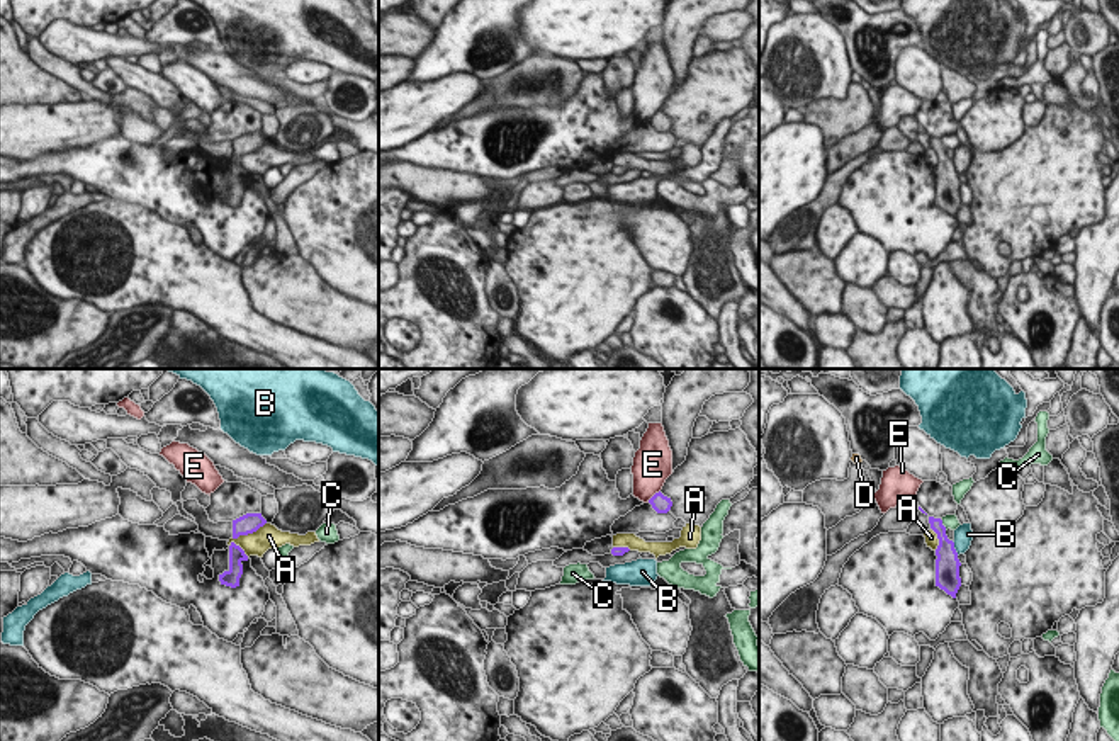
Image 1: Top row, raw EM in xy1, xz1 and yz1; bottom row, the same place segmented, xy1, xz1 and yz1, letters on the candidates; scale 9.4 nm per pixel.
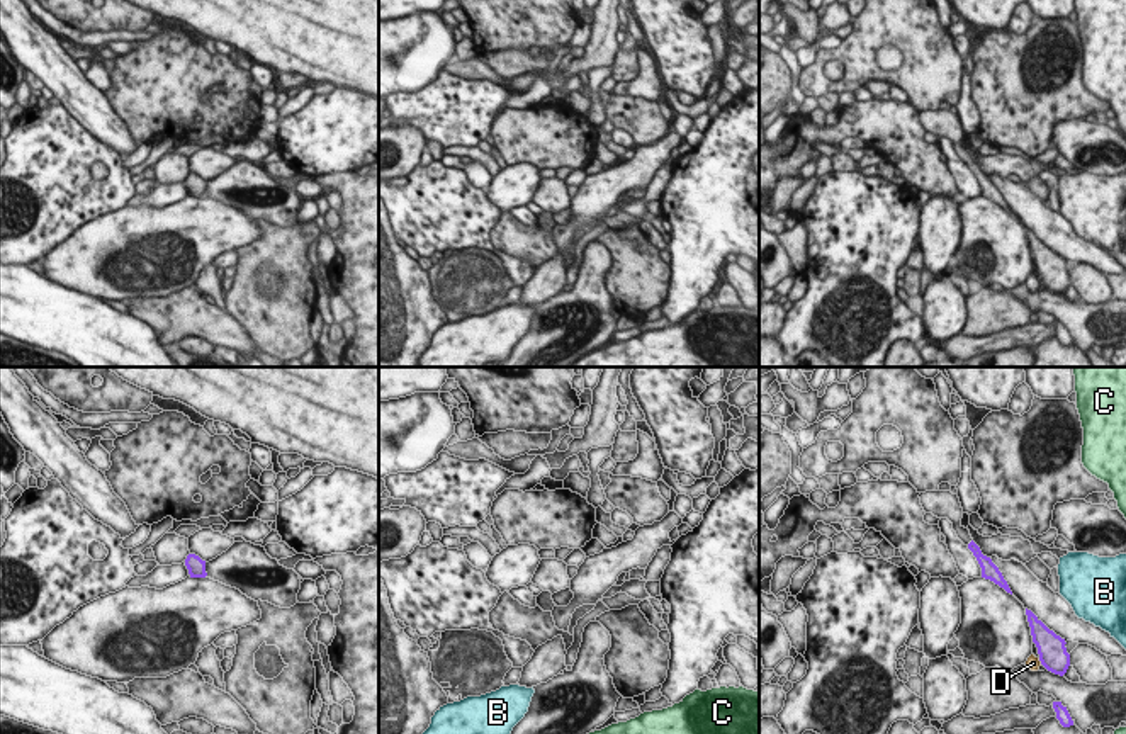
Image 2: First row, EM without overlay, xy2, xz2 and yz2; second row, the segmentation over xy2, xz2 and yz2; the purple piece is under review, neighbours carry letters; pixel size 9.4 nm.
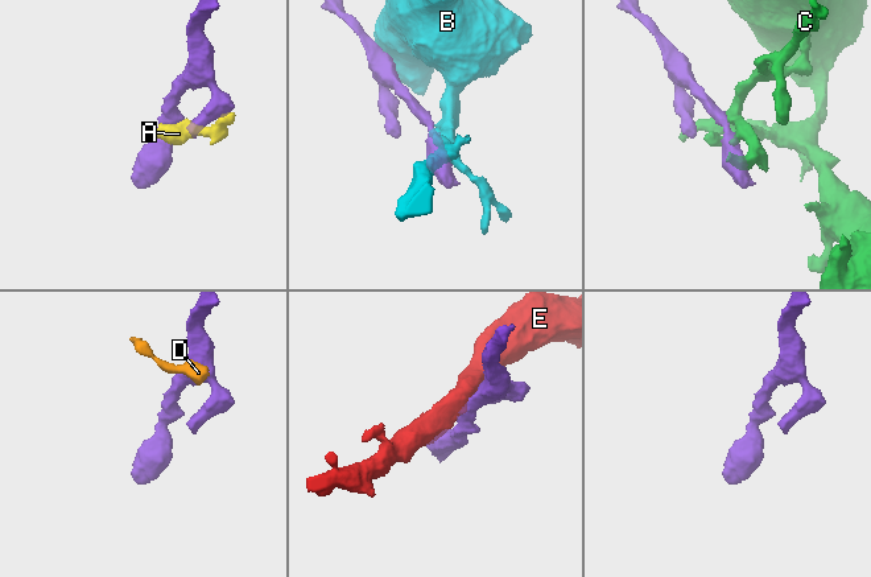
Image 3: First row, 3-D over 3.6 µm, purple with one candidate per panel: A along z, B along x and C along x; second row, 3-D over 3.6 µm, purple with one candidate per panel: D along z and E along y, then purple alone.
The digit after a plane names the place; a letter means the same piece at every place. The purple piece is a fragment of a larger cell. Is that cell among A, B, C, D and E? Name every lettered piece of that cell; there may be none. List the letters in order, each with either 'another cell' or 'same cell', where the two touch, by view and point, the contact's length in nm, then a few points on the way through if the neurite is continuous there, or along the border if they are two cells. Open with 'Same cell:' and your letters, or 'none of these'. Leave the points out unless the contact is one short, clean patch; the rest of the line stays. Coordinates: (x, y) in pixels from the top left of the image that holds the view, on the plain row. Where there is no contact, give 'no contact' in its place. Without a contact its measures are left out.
Same cell: none of these
A: another cell; meets purple in xy1 at (247, 153); contact 420 nm long; border along xy1 (265, 141), (252, 152), (240, 153), (230, 165)
B: another cell; meets purple in yz1 at (953, 167); contact 160 nm long; border along yz1 (951, 160), (958, 174)
C: another cell; meets purple in yz1 at (943, 145); contact 110 nm long; border along yz1 (941, 140), (946, 148)
D: another cell; meets purple in yz2 at (1040, 279); contact 70 nm long; border along yz2 (1038, 277), (1041, 282)
E: another cell; meets purple in xz1 at (652, 116); contact 170 nm long

